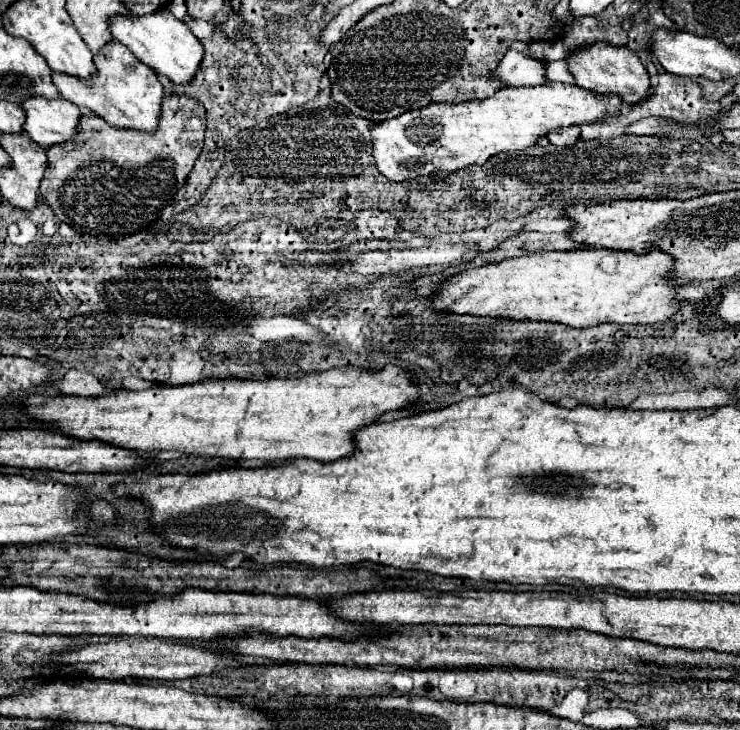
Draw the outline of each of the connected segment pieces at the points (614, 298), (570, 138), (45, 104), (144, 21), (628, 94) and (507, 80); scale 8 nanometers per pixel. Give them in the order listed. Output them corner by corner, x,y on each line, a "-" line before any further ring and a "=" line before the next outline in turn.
605,248
535,252
447,278
435,292
431,308
449,314
559,322
569,328
589,328
603,322
655,324
679,312
675,280
667,280
669,270
671,256
665,252
649,252
649,256
607,252
=
579,126
547,132
547,138
549,138
549,142
553,146
573,146
577,142
577,138
579,138
=
31,96
23,100
21,106
25,110
23,130
41,148
69,140
75,134
81,110
69,100
47,100
41,96
=
159,8
143,16
135,16
135,14
111,16
109,30
111,30
111,36
121,44
125,44
143,64
165,74
175,84
187,84
195,76
201,64
201,58
203,58
201,42
191,34
185,22
171,16
167,8
=
595,44
595,48
585,48
583,52
575,52
575,56
567,56
569,70
575,76
575,84
593,94
617,94
623,104
639,104
651,94
651,80
641,58
629,48
611,48
609,44
=
509,50
495,70
495,78
503,78
505,86
539,86
547,84
545,62
527,58
517,50

